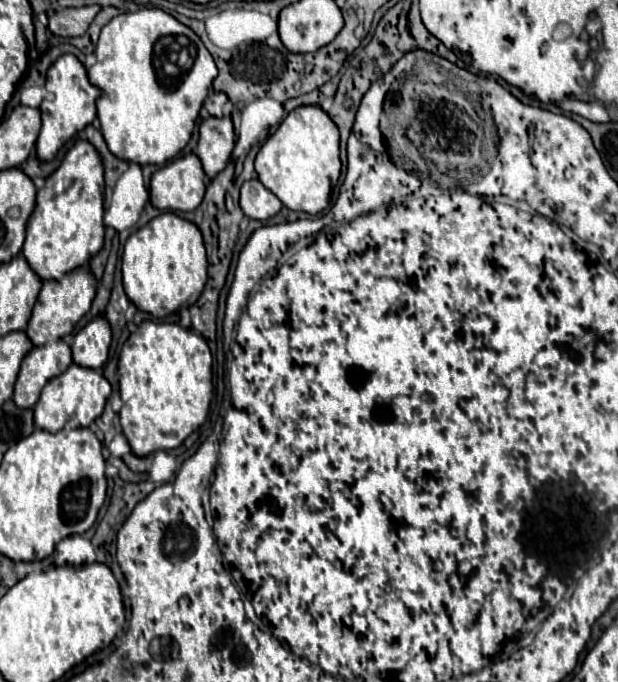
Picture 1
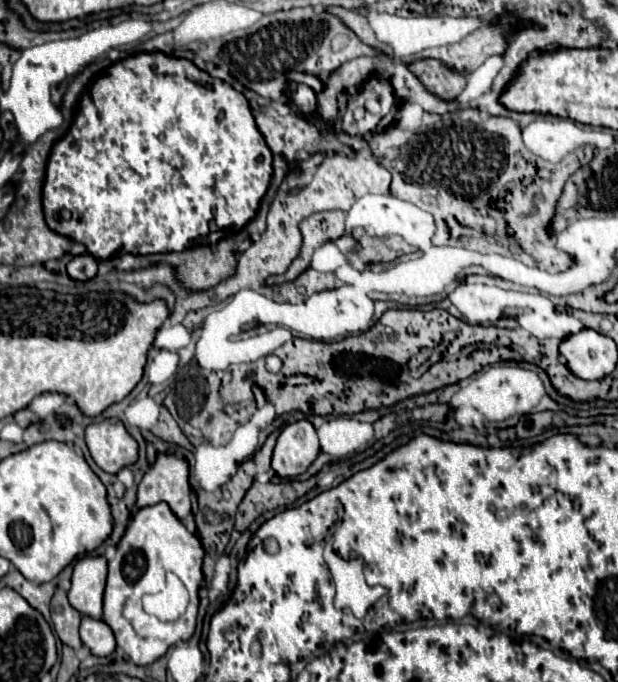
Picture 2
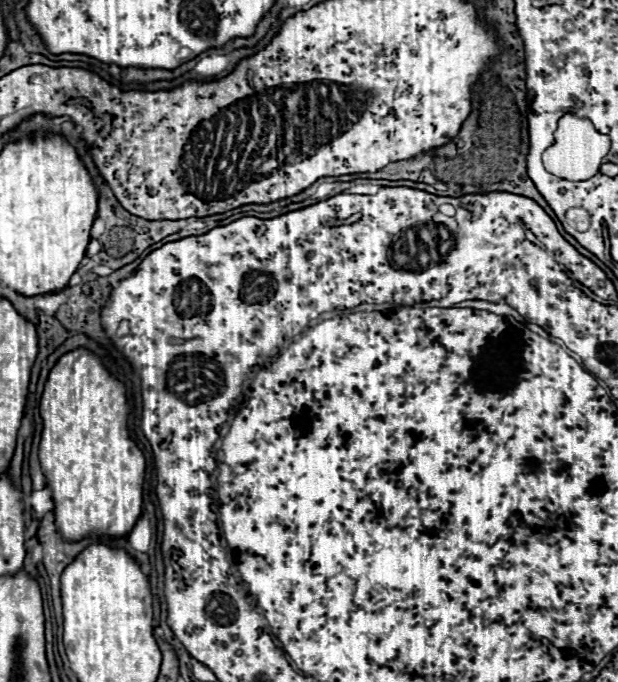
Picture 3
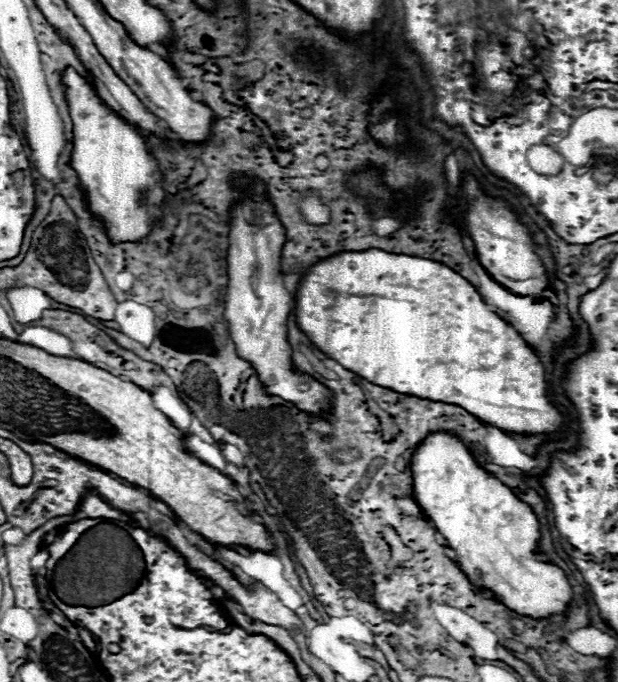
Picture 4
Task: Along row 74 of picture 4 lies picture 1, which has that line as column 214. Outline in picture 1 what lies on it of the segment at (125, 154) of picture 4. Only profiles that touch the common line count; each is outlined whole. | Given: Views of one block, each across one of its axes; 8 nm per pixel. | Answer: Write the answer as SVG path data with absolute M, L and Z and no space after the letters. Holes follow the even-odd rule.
M142 8L112 18L100 32L94 56L96 64L88 70L88 78L92 86L102 90L96 108L110 152L140 166L160 166L182 152L192 136L202 102L218 76L202 40L174 16L158 8ZM166 60L178 64L182 76L166 76L162 70Z

